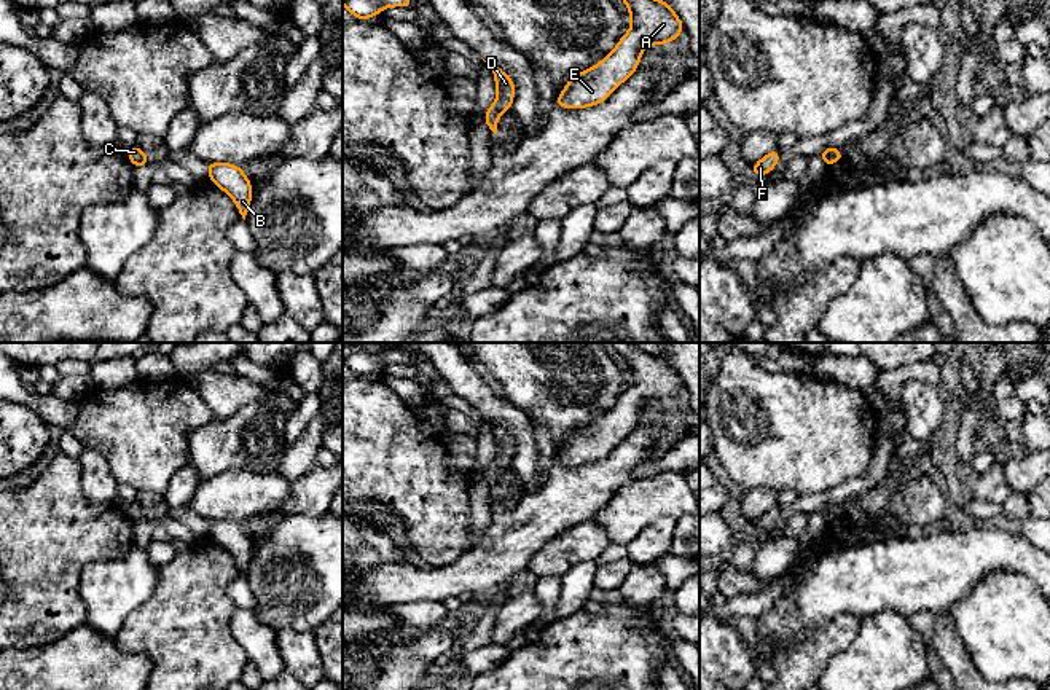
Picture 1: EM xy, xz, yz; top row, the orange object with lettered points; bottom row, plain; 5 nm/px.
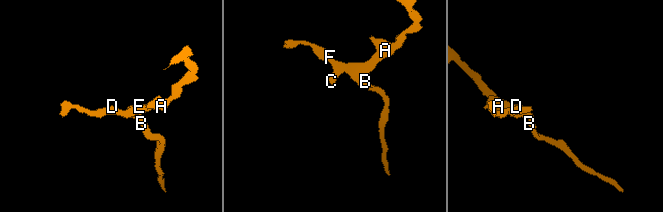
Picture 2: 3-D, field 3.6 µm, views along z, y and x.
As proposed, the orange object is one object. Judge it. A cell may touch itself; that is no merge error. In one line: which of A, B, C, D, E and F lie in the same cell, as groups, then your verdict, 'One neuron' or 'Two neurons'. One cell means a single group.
Groups: A B C D E F. One neuron

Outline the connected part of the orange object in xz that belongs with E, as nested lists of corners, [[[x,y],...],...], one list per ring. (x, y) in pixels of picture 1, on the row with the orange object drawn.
[[[623,0],[631,13],[631,30],[594,67],[572,76],[554,105],[585,108],[604,102],[639,65],[648,45],[666,45],[685,32],[682,21],[664,0]]]

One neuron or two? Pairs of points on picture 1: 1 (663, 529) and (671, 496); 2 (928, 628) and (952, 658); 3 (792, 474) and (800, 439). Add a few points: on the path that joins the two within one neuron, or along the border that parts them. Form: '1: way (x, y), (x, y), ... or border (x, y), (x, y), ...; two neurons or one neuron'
1: border (674, 520), (658, 517), (634, 539); two neurons
2: border (934, 614), (932, 647), (947, 670); two neurons
3: way (792, 466), (794, 446); one neuron

